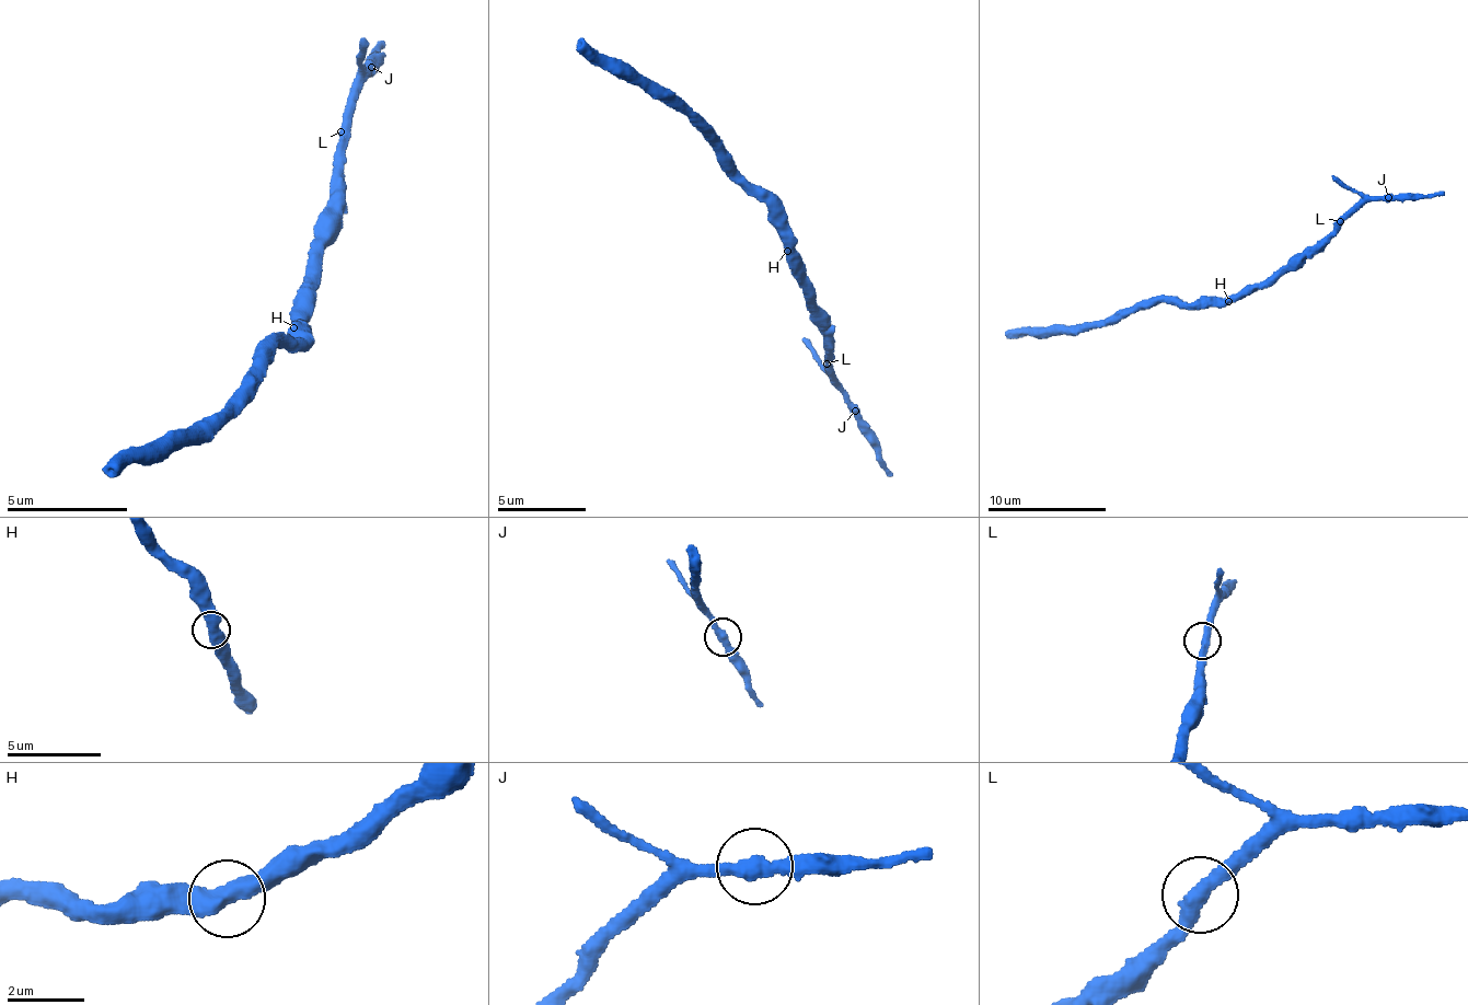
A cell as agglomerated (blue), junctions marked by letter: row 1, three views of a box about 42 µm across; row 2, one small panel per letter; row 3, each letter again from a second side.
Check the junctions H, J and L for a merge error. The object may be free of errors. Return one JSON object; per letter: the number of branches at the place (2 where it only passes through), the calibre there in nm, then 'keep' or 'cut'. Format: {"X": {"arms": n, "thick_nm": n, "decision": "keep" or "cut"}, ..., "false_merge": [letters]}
{"H": {"arms": 2, "thick_nm": 500, "decision": "keep"}, "J": {"arms": 2, "thick_nm": 360, "decision": "keep"}, "L": {"arms": 2, "thick_nm": 360, "decision": "keep"}, "false_merge": []}

